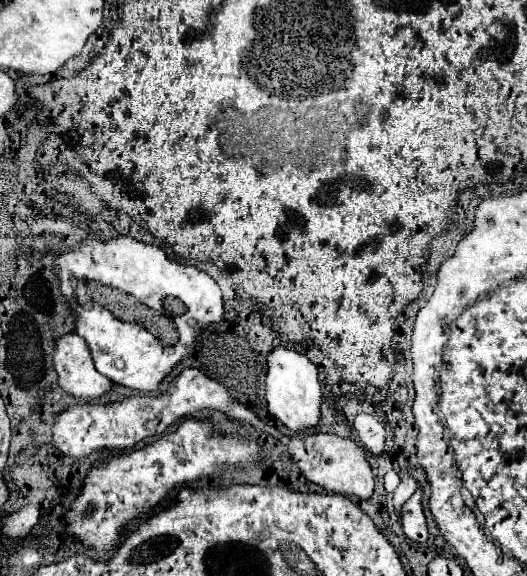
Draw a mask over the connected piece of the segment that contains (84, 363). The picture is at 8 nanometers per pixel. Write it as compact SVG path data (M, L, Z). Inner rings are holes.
M74 332L56 338L52 362L58 372L58 384L82 402L100 398L112 386L112 380L94 368L86 342Z

